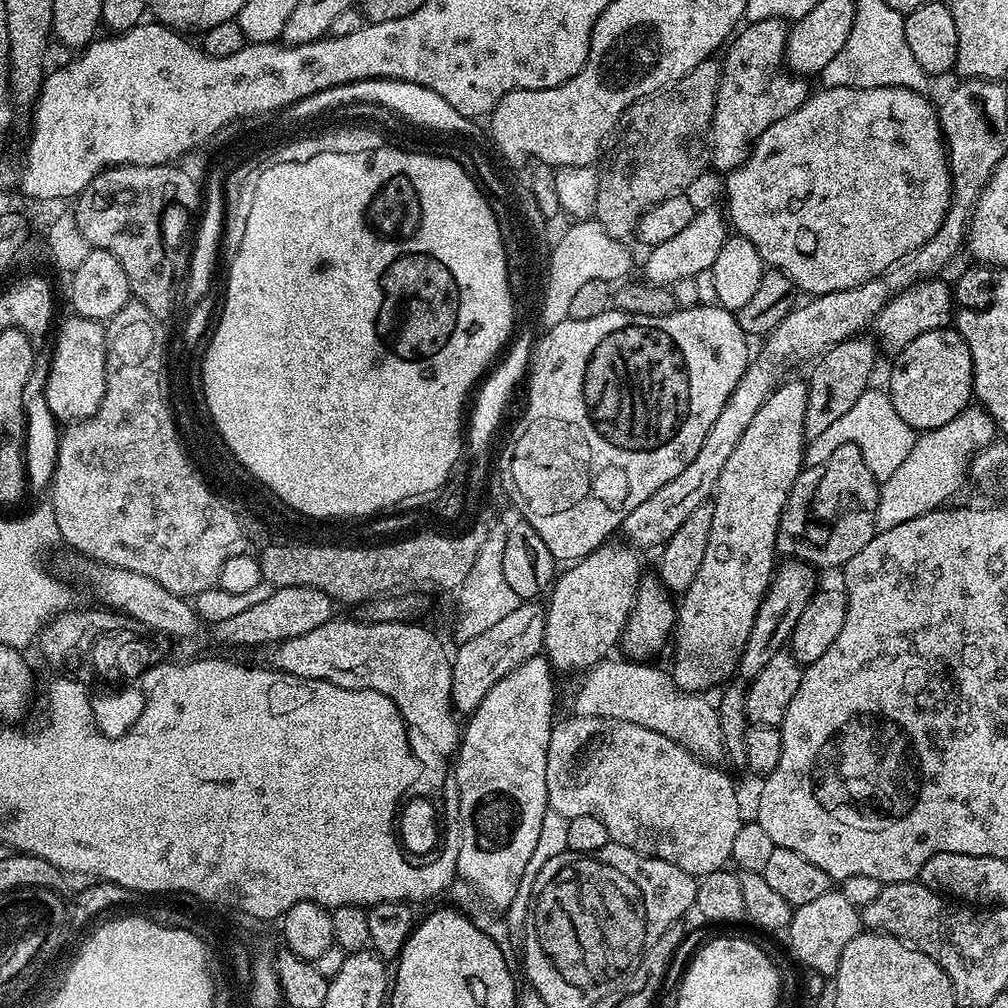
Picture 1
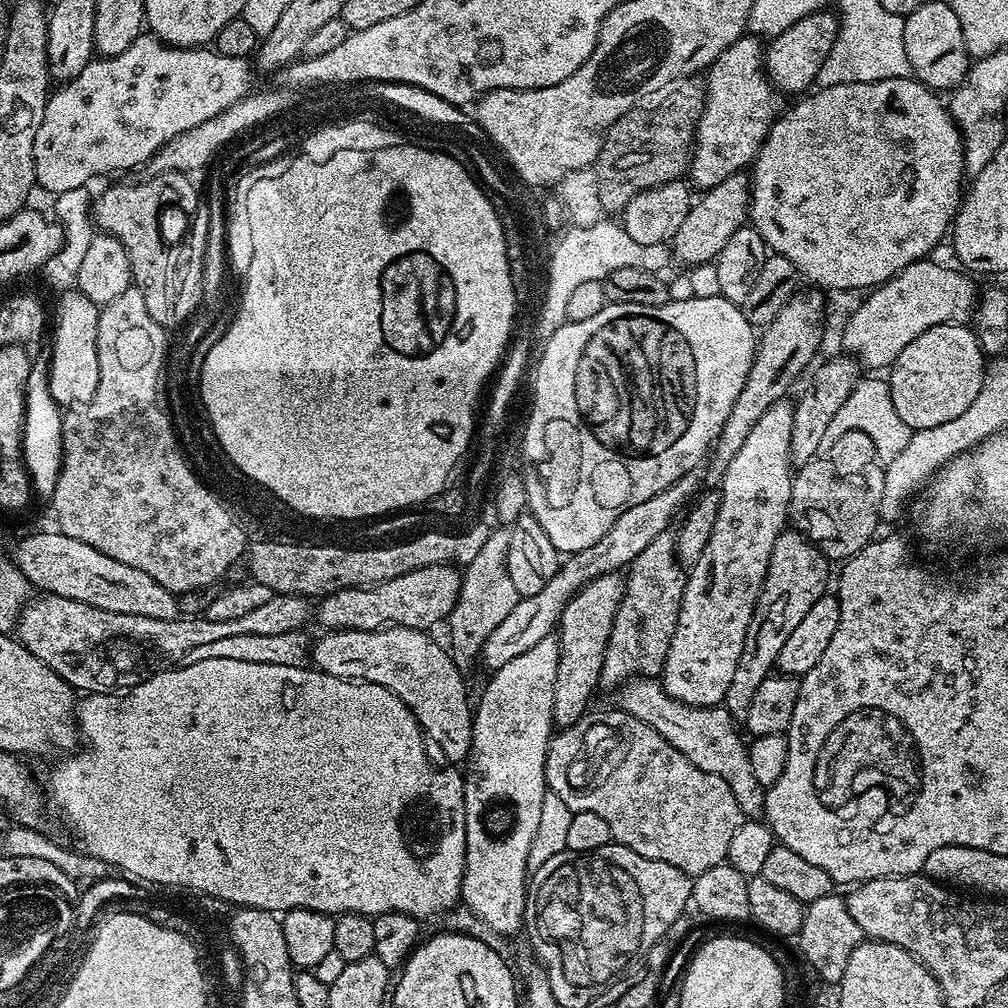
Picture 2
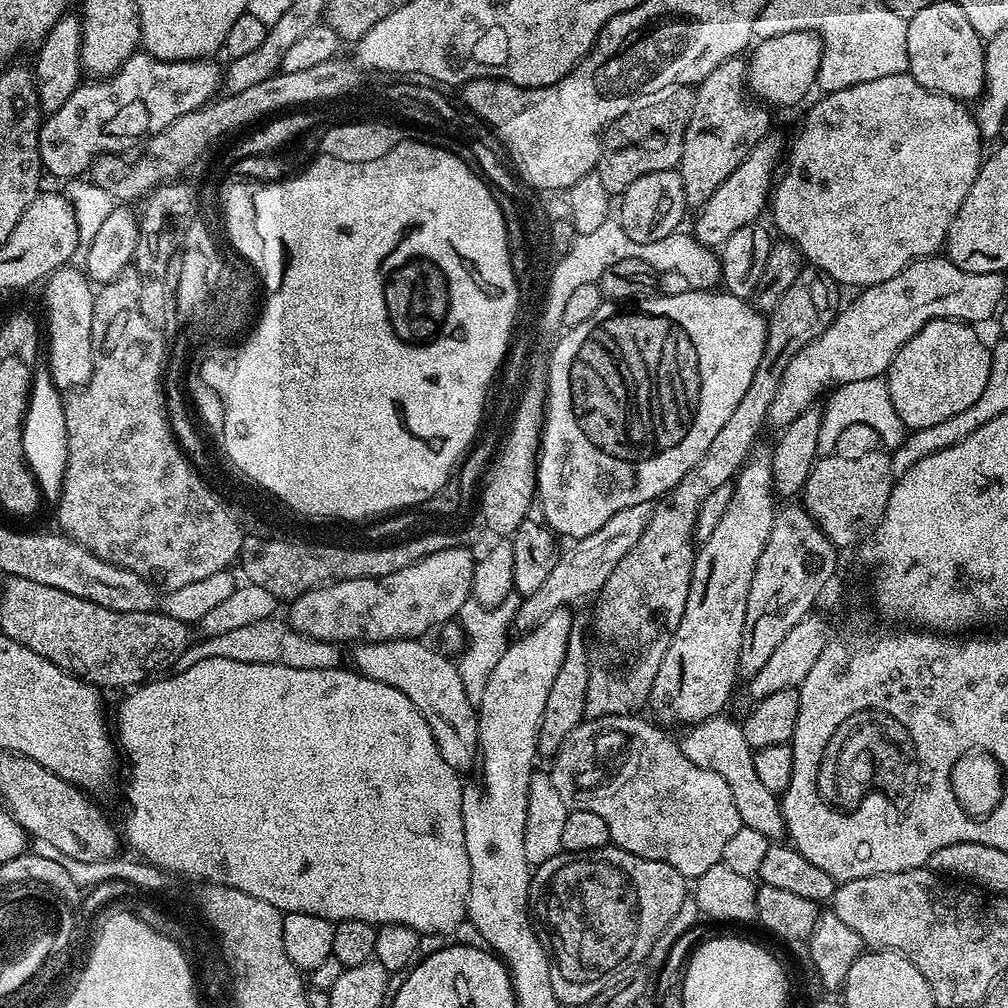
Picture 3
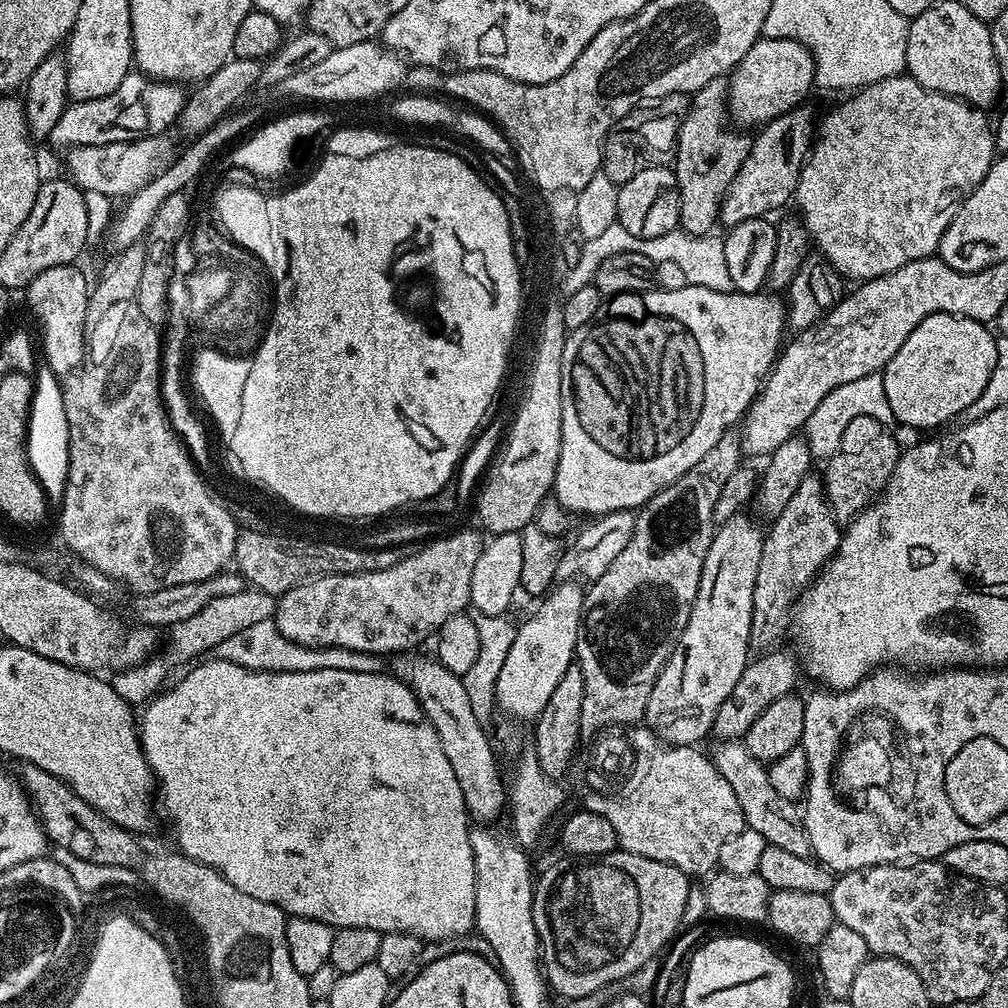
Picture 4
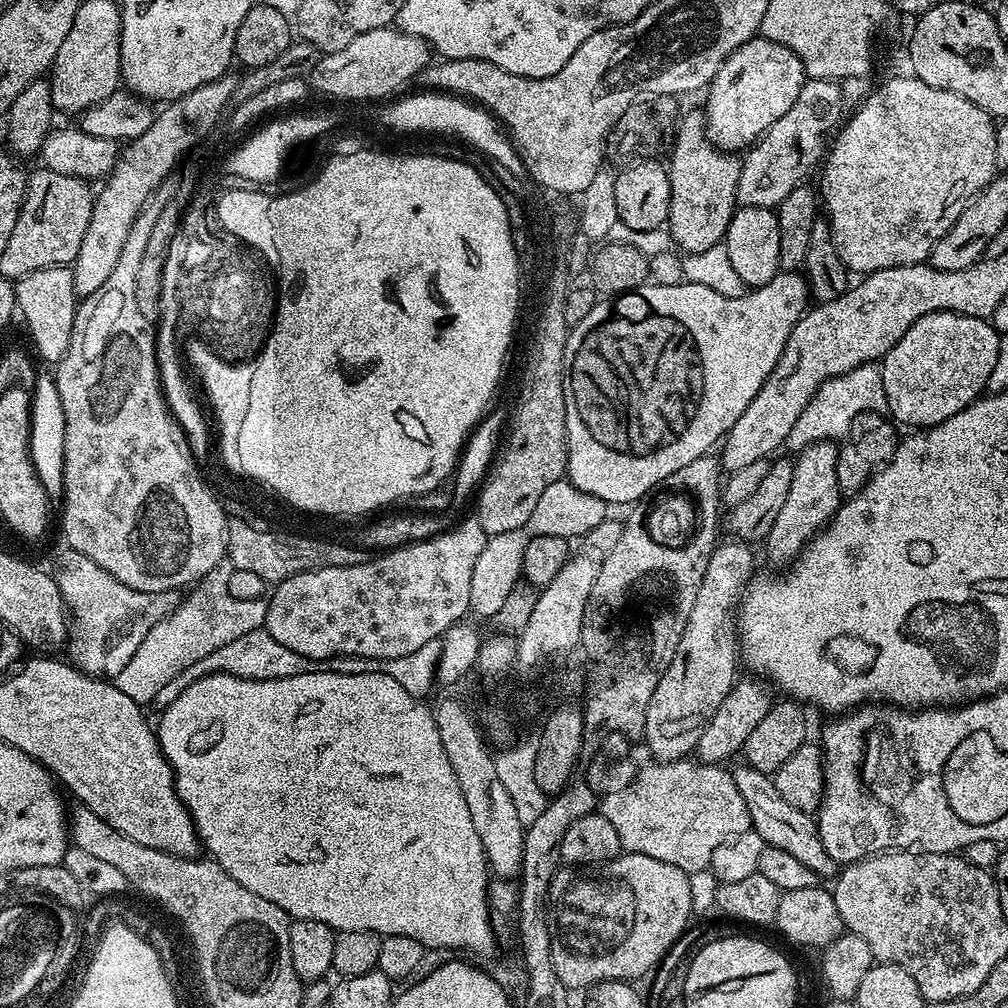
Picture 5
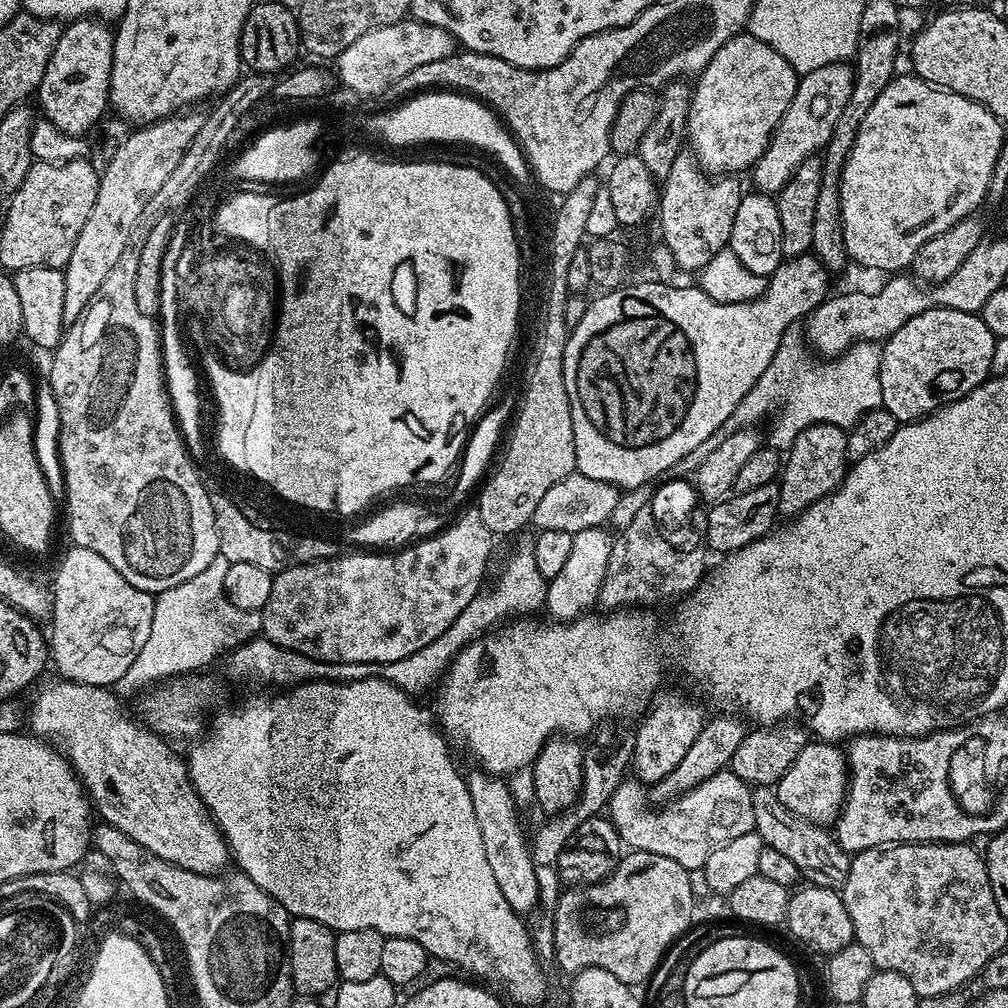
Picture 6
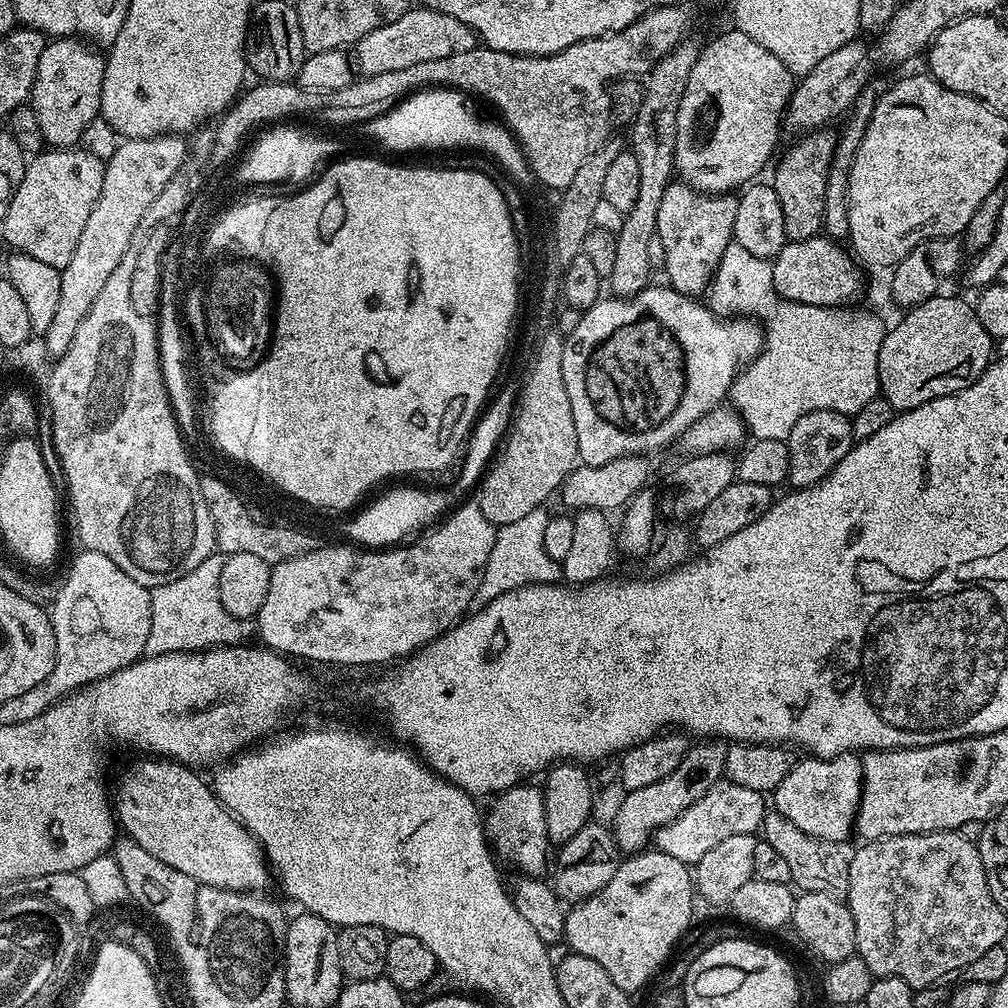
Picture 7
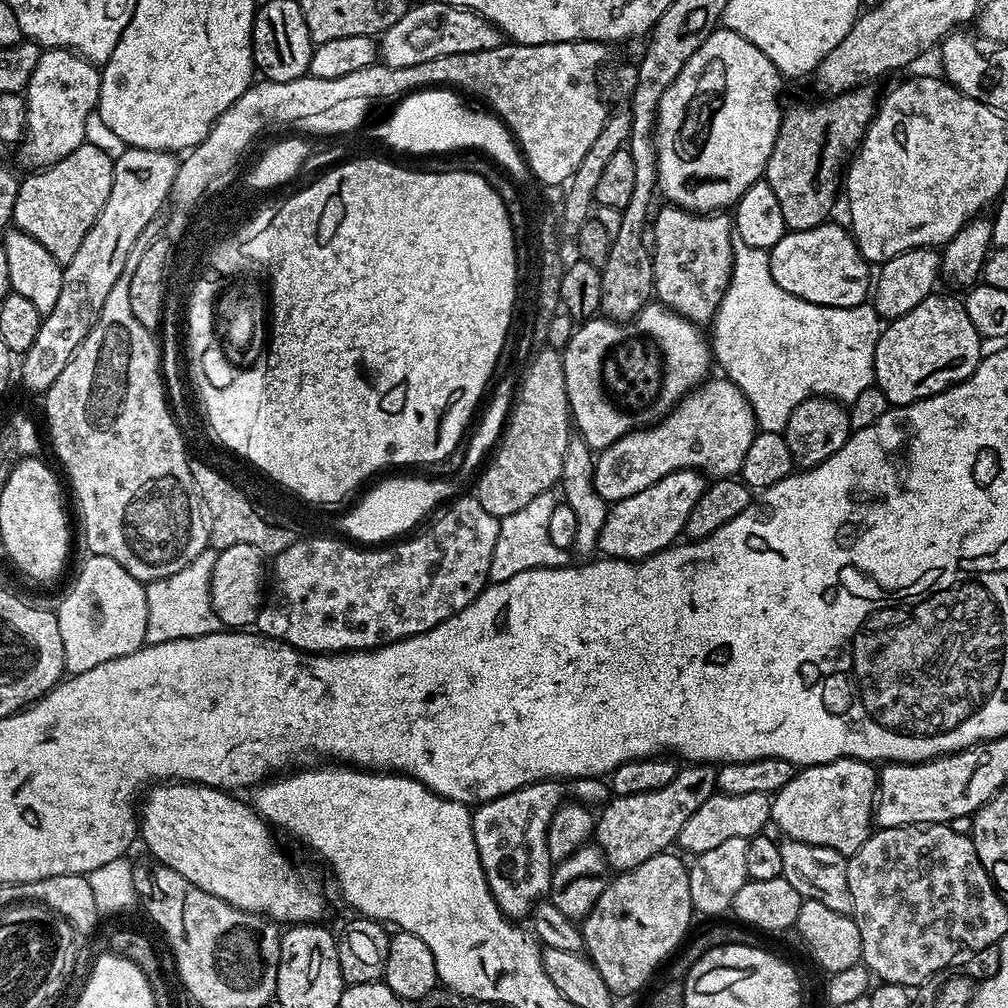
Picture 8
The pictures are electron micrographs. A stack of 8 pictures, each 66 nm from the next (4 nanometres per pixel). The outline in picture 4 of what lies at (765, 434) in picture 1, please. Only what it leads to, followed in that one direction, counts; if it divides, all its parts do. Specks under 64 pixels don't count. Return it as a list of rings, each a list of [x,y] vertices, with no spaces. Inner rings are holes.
[[[735,516],[717,527],[710,550],[706,550],[706,562],[702,562],[702,578],[698,582],[698,594],[692,603],[690,618],[686,618],[686,626],[680,629],[674,650],[668,655],[662,674],[658,674],[658,682],[654,682],[654,690],[650,690],[650,702],[646,702],[643,723],[669,746],[696,746],[701,743],[699,740],[704,735],[712,732],[712,723],[718,709],[722,707],[722,702],[726,702],[730,690],[734,690],[738,678],[742,678],[742,670],[748,665],[754,582],[758,578],[758,562],[762,562],[765,537],[762,528],[760,532],[761,525],[749,516]]]

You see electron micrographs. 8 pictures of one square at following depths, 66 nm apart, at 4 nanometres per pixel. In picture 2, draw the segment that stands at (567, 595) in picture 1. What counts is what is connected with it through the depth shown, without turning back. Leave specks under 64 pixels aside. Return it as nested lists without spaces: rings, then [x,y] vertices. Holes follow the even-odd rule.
[[[608,572],[584,584],[566,602],[558,625],[558,674],[554,678],[552,723],[568,730],[574,722],[584,719],[596,688],[601,687],[600,671],[606,654],[606,642],[614,626],[614,614],[624,597],[624,582],[617,573]]]

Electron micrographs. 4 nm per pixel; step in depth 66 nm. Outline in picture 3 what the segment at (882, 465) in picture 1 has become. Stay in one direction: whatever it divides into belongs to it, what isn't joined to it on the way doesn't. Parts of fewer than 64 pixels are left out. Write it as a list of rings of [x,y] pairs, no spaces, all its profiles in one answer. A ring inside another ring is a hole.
[[[875,376],[862,382],[850,382],[839,385],[831,393],[828,405],[823,405],[820,413],[820,433],[818,434],[818,453],[827,454],[836,448],[838,438],[846,426],[865,424],[875,430],[880,436],[883,447],[895,450],[904,443],[906,429],[902,418],[898,418],[898,410],[894,410],[894,402],[890,402],[890,390],[887,379]]]

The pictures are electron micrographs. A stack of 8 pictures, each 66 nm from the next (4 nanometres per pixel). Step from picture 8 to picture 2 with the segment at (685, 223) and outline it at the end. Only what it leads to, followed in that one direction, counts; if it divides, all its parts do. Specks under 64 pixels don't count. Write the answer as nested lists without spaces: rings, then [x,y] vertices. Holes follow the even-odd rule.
[[[751,34],[739,36],[730,46],[726,46],[726,50],[722,50],[722,54],[718,54],[718,58],[706,70],[706,87],[704,90],[704,109],[702,110],[702,118],[696,127],[696,142],[692,150],[692,163],[690,165],[691,183],[697,184],[700,190],[707,190],[718,186],[722,182],[726,182],[726,178],[730,178],[736,172],[744,172],[755,161],[756,155],[760,152],[760,148],[764,144],[764,139],[768,136],[768,131],[772,128],[772,124],[776,121],[777,116],[782,111],[780,99],[781,93],[778,91],[775,84],[768,79],[768,69],[764,66],[764,55],[766,53],[765,45],[762,43],[761,37]]]

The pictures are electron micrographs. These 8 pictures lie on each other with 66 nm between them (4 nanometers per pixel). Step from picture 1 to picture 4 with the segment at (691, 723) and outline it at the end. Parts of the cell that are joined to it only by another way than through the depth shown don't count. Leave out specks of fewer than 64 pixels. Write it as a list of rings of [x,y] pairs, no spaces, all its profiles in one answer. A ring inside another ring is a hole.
[[[722,740],[715,745],[717,748],[710,752],[712,765],[730,782],[730,790],[734,790],[734,798],[738,798],[738,806],[742,806],[744,823],[747,827],[758,830],[767,844],[773,844],[786,850],[789,854],[807,856],[812,851],[806,838],[806,830],[802,823],[801,813],[791,800],[782,798],[774,786],[770,786],[767,767],[740,740]]]

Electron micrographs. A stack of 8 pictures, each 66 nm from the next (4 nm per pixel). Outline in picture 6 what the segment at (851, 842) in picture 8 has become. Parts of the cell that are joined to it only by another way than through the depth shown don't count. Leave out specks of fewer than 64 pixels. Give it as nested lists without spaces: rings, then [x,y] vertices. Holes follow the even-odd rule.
[[[810,742],[794,758],[794,766],[782,774],[782,778],[774,786],[774,791],[782,806],[811,824],[828,826],[840,815],[844,807],[844,798],[848,795],[848,758],[840,752],[832,742]]]

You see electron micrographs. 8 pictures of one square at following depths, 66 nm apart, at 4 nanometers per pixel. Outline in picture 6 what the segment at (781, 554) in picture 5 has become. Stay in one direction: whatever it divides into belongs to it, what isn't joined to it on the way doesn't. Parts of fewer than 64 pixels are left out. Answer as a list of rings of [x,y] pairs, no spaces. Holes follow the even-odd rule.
[[[815,424],[806,426],[798,438],[794,438],[791,448],[787,449],[786,459],[782,464],[782,471],[778,477],[780,486],[780,516],[784,518],[795,518],[800,513],[818,502],[824,496],[829,496],[835,492],[844,481],[844,474],[850,467],[850,457],[848,455],[848,432],[843,428],[833,424]]]

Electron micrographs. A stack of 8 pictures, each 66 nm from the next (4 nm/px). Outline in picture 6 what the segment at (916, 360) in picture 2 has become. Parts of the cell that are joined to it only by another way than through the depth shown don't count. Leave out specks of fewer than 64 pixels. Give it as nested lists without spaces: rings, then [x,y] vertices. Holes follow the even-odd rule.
[[[928,308],[922,314],[910,318],[906,326],[898,326],[894,334],[883,341],[880,350],[880,381],[882,382],[882,406],[898,422],[920,420],[936,412],[942,405],[954,402],[970,390],[989,379],[993,371],[992,359],[997,336],[982,322],[975,312],[963,312],[953,308]]]

